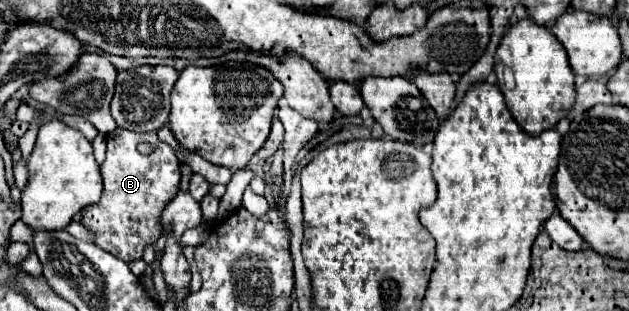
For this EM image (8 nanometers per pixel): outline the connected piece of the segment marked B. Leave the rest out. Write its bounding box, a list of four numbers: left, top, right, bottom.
[82,128,180,262]

